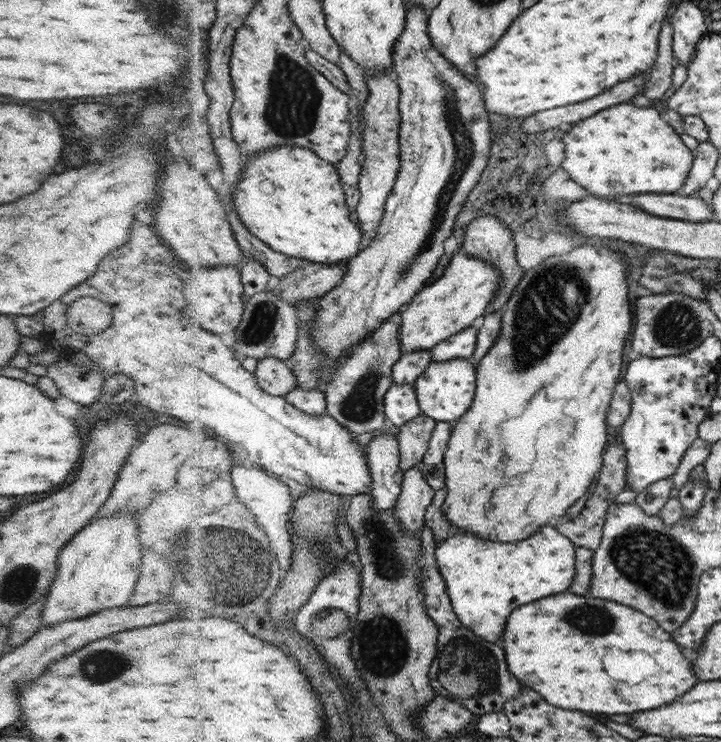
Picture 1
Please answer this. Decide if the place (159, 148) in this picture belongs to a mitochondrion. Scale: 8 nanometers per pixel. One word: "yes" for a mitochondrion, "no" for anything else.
no

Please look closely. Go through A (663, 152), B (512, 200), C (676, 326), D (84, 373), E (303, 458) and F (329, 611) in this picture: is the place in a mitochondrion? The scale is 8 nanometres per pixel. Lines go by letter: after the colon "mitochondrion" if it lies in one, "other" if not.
A: other
B: other
C: mitochondrion
D: other
E: other
F: mitochondrion

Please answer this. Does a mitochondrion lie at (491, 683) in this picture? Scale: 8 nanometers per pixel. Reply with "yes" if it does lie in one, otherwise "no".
no

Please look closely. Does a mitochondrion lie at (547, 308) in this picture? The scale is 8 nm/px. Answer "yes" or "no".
yes

